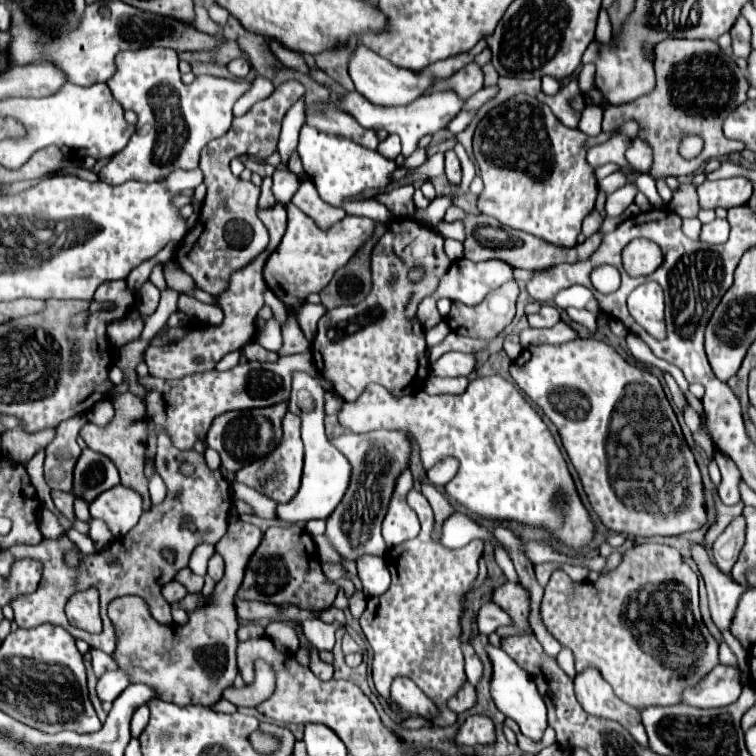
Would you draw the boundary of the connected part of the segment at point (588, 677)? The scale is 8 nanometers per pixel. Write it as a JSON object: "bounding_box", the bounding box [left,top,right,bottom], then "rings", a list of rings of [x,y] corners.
{"bounding_box":[574,670,648,748],"rings":[[[584,670],[584,674],[578,674],[574,678],[574,688],[576,688],[576,698],[580,706],[588,714],[606,718],[606,720],[616,720],[632,734],[632,738],[642,748],[648,748],[648,738],[640,722],[638,710],[632,706],[624,706],[624,702],[620,702],[612,694],[612,688],[608,686],[608,682],[600,678],[598,670]]]}

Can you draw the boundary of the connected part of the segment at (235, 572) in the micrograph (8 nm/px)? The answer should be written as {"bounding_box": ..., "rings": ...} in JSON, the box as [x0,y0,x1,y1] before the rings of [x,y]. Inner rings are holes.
{"bounding_box":[108,520,262,706],"rings":[[[238,520],[236,524],[228,526],[228,532],[216,544],[216,552],[220,552],[224,562],[226,562],[226,572],[224,572],[224,578],[214,588],[214,602],[204,606],[204,608],[196,608],[194,612],[188,612],[190,620],[186,626],[178,626],[178,624],[160,626],[152,618],[148,604],[140,596],[122,596],[122,598],[116,598],[110,602],[108,616],[118,630],[118,648],[112,656],[118,662],[118,666],[130,674],[132,682],[144,682],[144,684],[156,686],[158,698],[162,698],[164,702],[180,704],[180,706],[186,706],[186,704],[212,706],[214,702],[220,700],[222,690],[226,686],[230,686],[238,674],[238,666],[236,666],[238,616],[236,616],[234,602],[236,602],[236,592],[244,580],[248,560],[256,552],[256,548],[260,546],[260,542],[262,542],[262,530],[256,528],[254,524],[246,524],[246,522]]]}

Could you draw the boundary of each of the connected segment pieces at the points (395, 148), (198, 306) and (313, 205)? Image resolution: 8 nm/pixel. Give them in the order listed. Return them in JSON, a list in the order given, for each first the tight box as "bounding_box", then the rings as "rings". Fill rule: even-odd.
[{"bounding_box":[378,134,400,160],"rings":[[[390,134],[384,142],[380,142],[378,152],[390,160],[394,160],[400,154],[400,138],[396,134]]]},{"bounding_box":[178,294,224,324],"rings":[[[184,294],[178,298],[178,310],[184,312],[190,320],[196,320],[196,322],[222,324],[222,320],[224,320],[224,312],[218,306],[204,304],[204,302],[194,300],[194,298],[188,298]]]},{"bounding_box":[292,178,340,230],"rings":[[[308,178],[300,180],[300,190],[294,194],[292,202],[304,212],[308,214],[320,230],[328,230],[330,226],[334,226],[340,220],[340,208],[334,208],[330,204],[326,204],[318,194],[316,188],[312,186],[312,182]]]}]

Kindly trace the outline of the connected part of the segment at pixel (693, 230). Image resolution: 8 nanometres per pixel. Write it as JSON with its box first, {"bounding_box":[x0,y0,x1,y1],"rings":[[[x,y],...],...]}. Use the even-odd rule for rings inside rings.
{"bounding_box":[682,218,702,240],"rings":[[[690,218],[690,220],[682,220],[682,230],[688,238],[692,240],[698,240],[700,236],[700,230],[702,230],[702,222],[698,218]]]}

